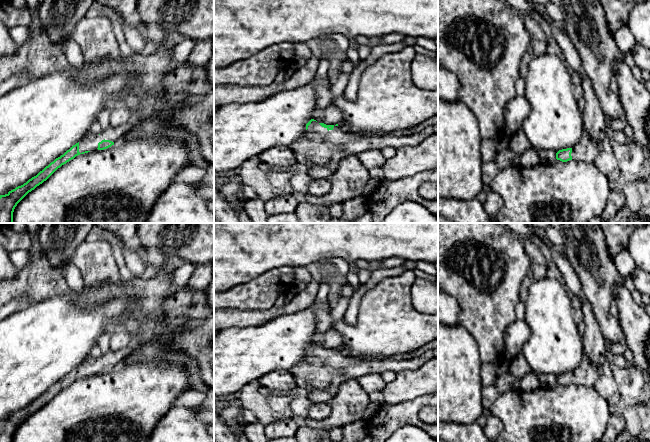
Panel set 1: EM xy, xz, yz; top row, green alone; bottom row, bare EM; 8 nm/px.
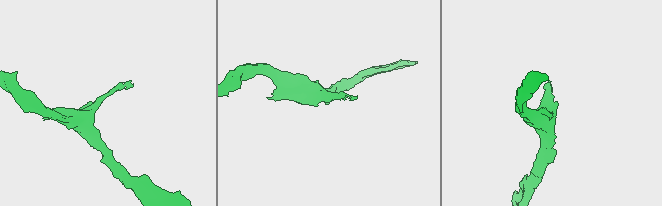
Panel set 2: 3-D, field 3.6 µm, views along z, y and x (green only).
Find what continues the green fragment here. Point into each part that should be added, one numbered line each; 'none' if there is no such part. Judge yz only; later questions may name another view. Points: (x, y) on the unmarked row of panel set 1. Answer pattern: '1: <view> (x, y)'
1: yz (586, 374)

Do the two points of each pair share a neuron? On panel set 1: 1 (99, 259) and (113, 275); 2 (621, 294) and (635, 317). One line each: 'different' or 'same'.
1: same
2: same

